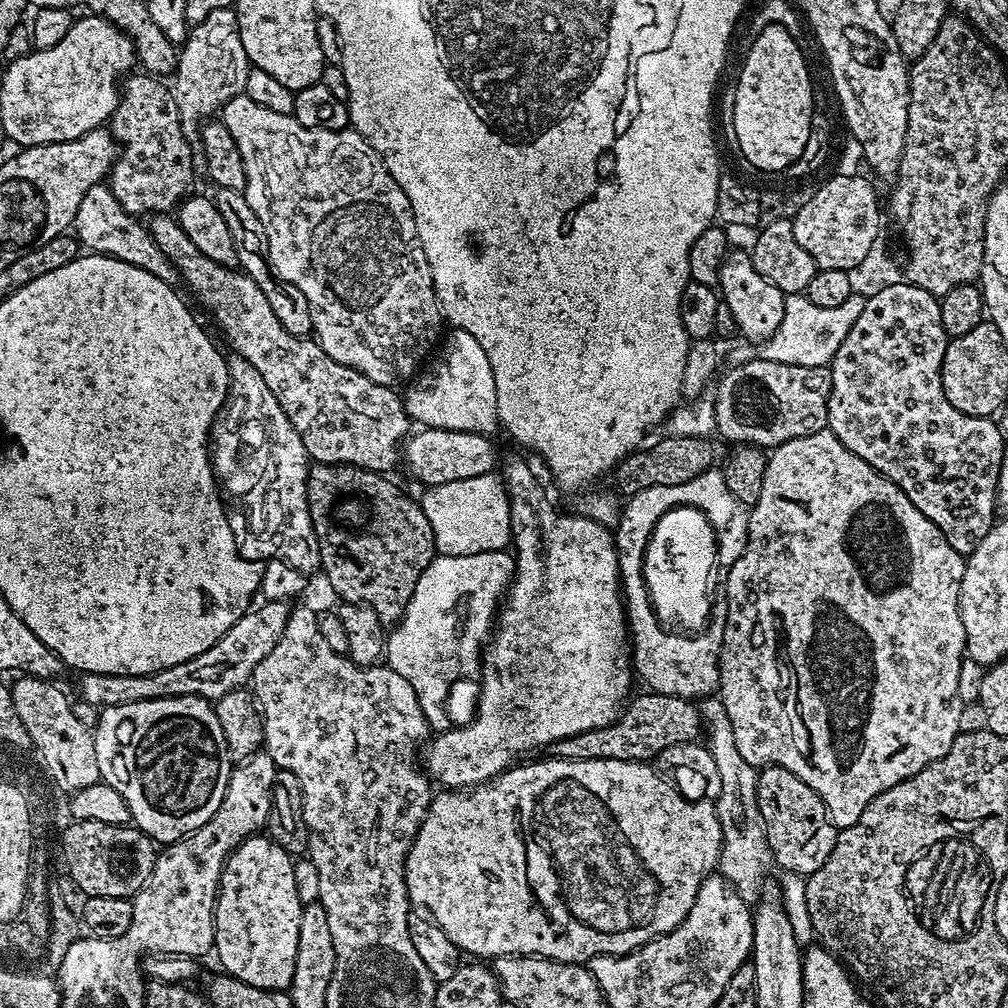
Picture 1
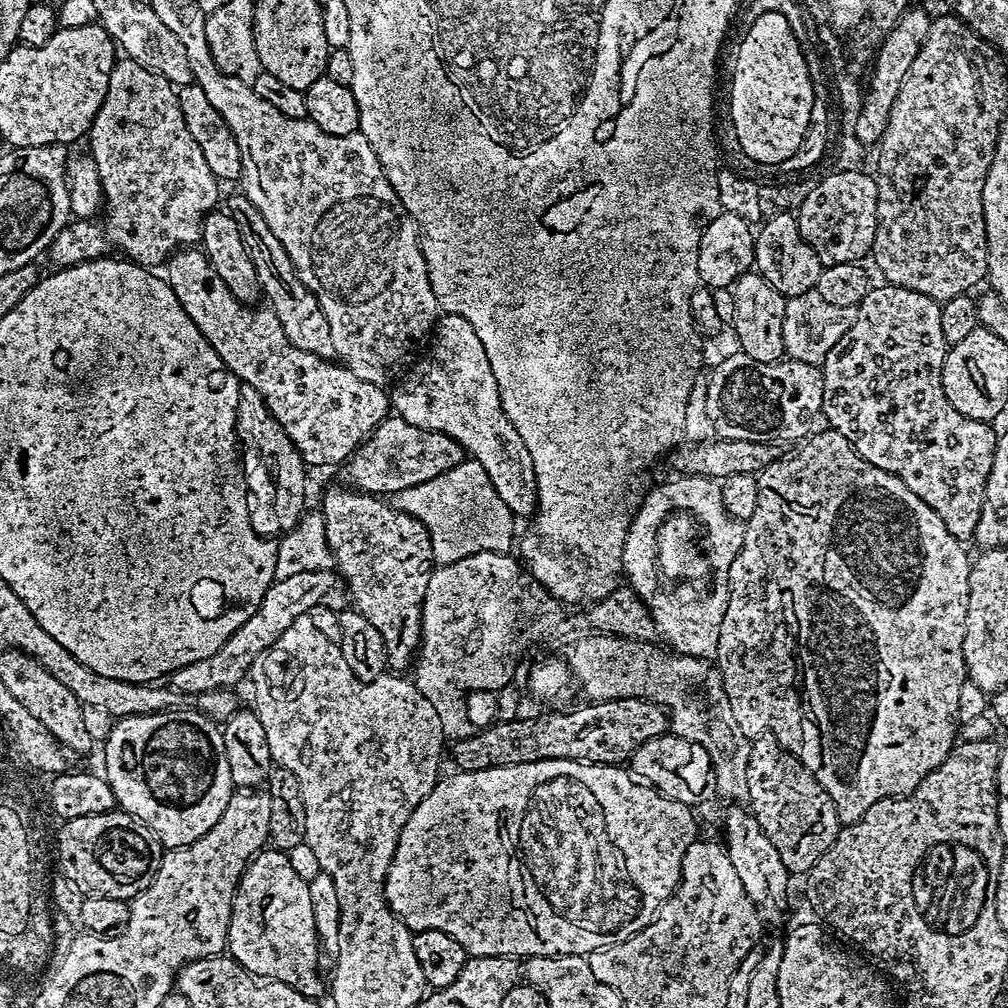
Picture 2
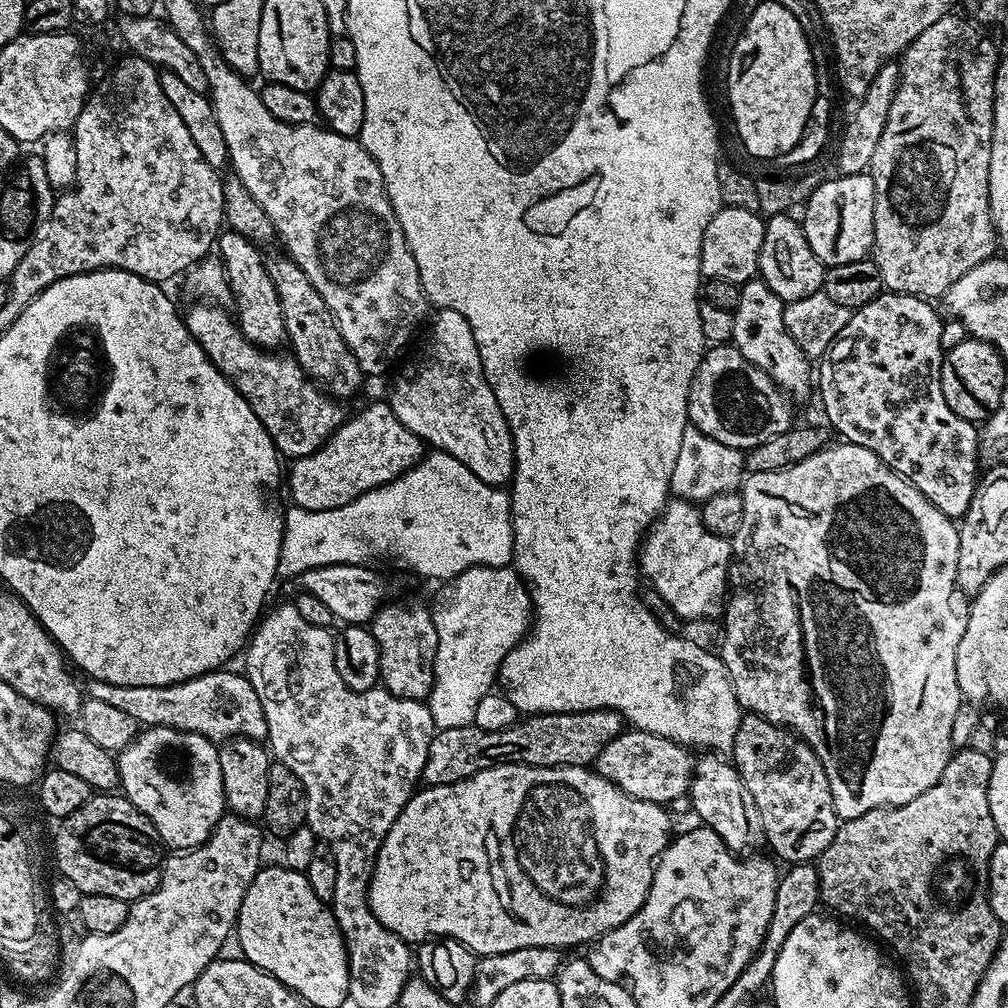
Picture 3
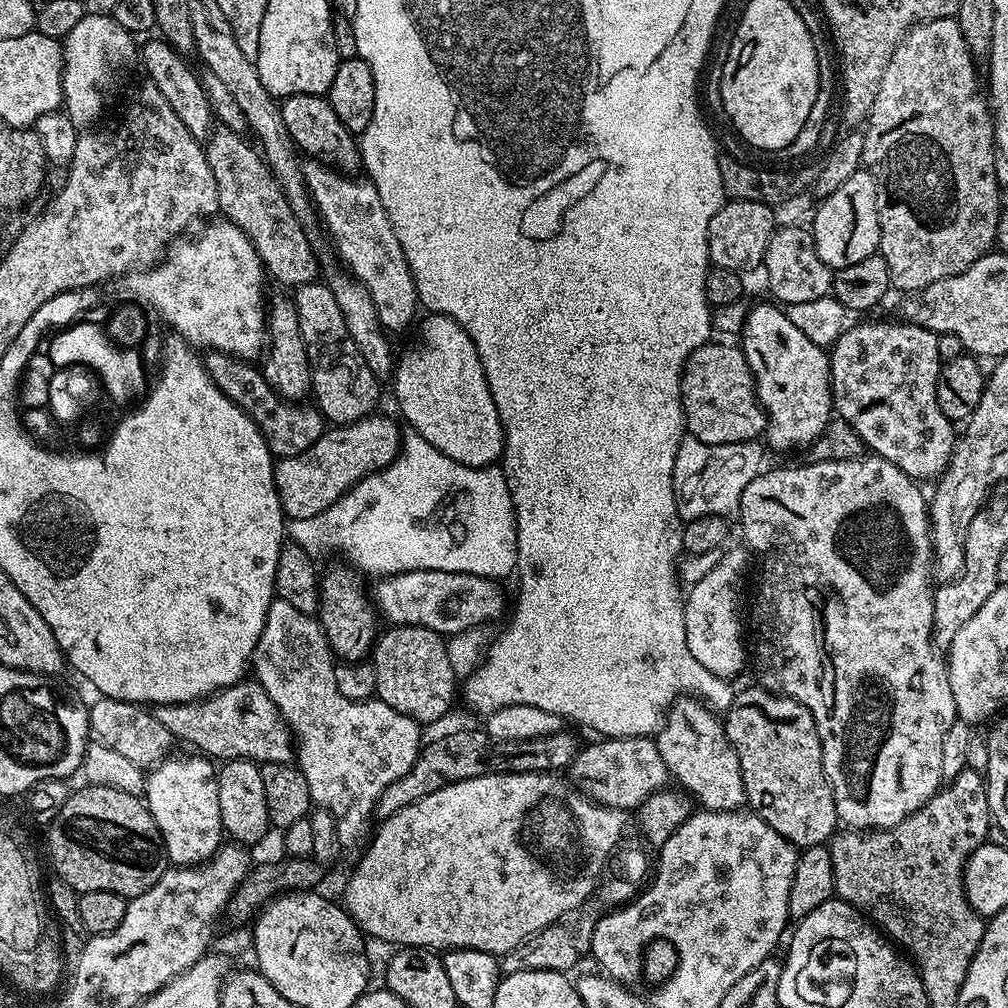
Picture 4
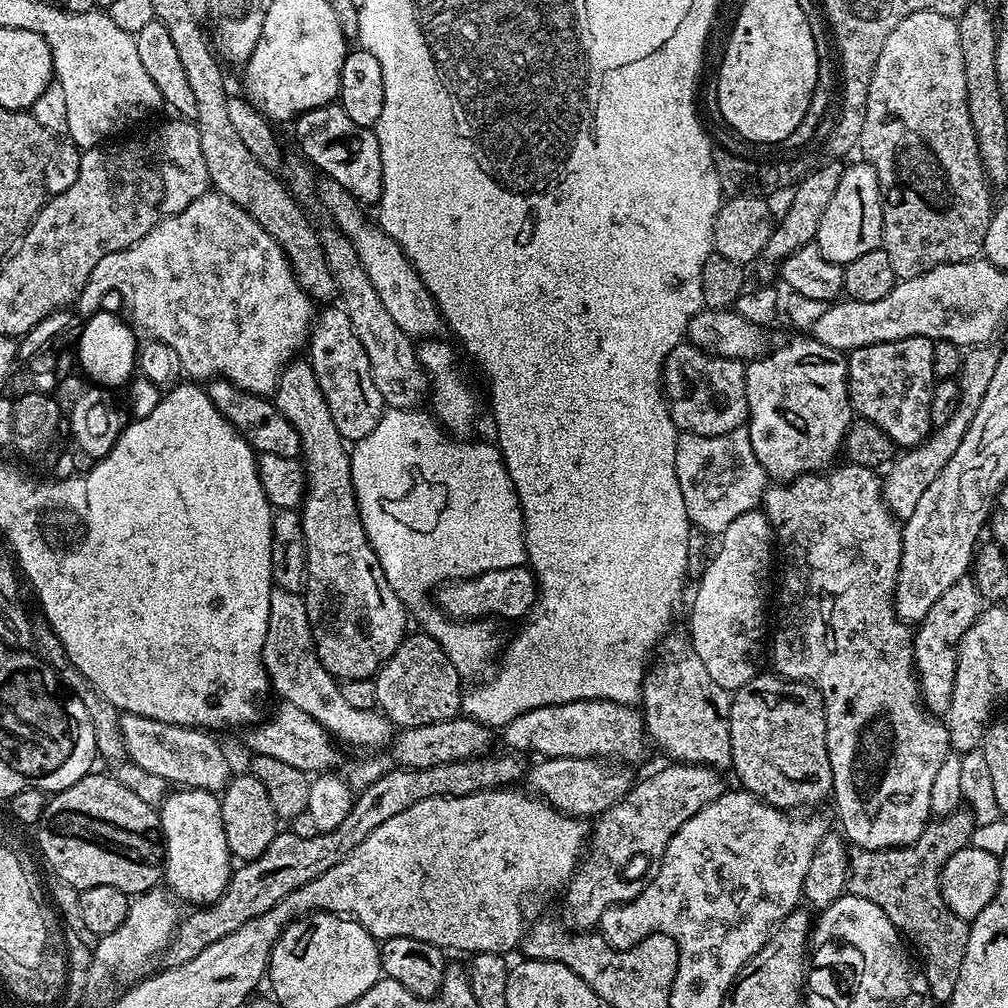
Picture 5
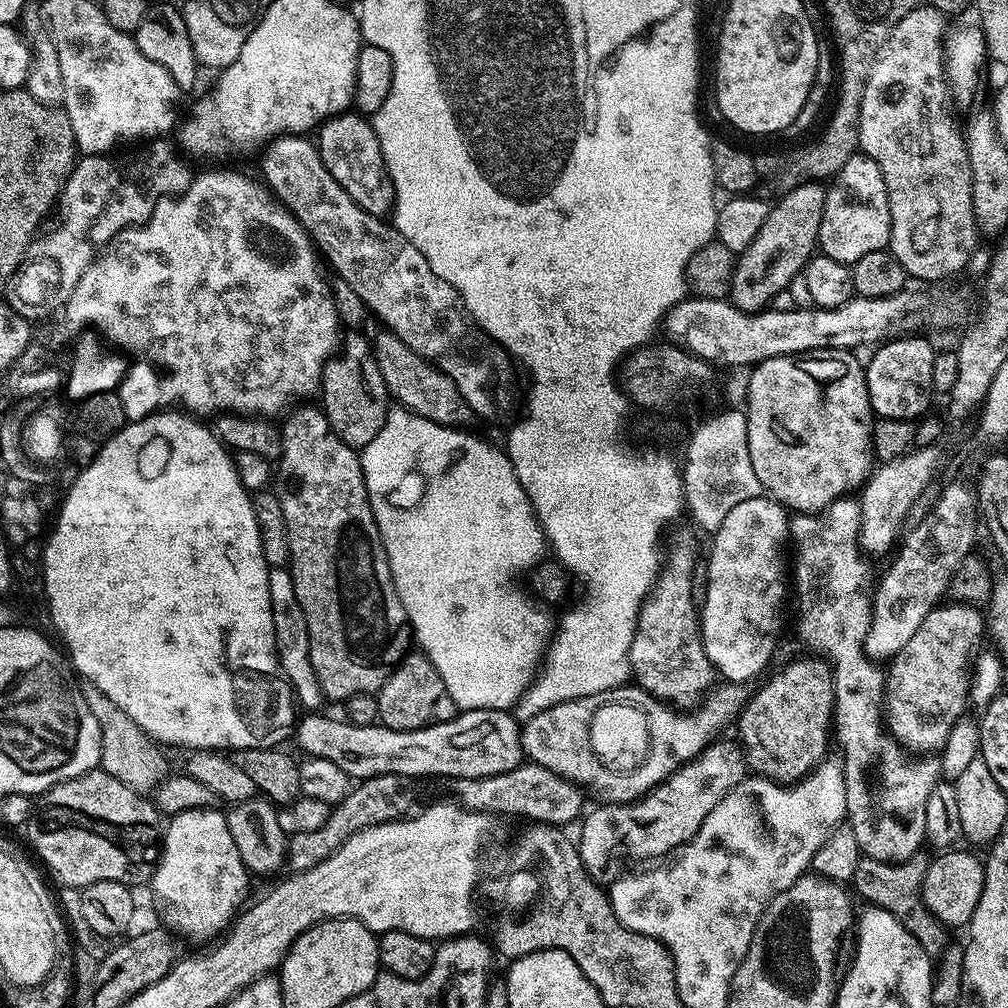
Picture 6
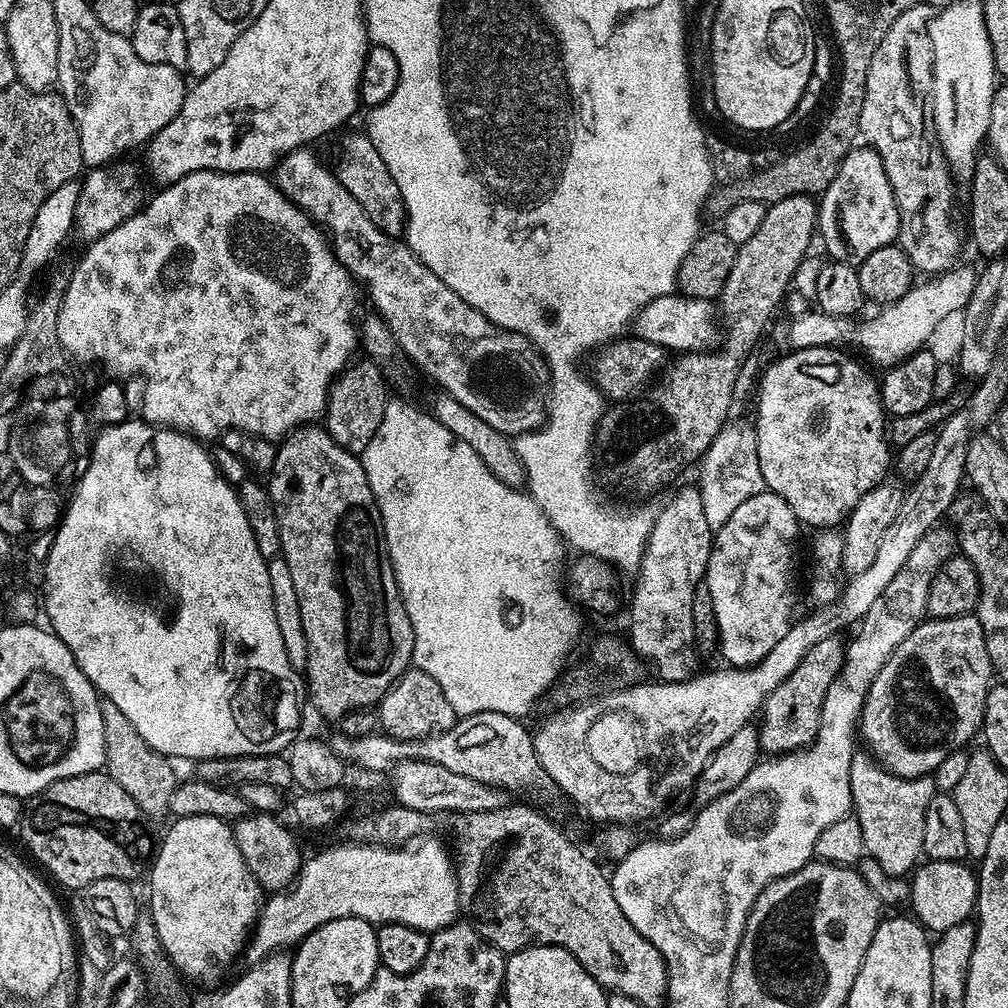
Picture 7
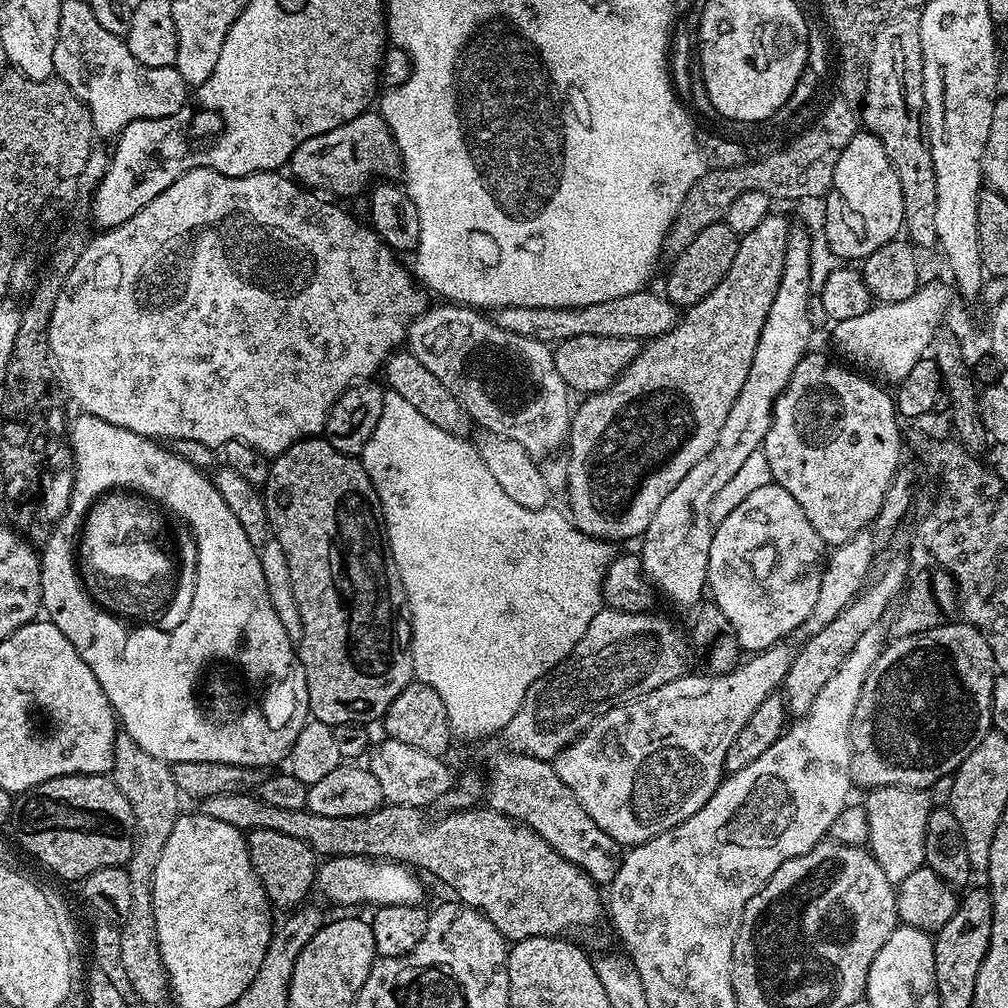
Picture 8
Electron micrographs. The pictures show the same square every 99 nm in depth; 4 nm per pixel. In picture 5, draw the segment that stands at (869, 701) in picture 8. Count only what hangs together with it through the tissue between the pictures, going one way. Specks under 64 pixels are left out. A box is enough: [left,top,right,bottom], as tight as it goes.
[912,578,982,714]

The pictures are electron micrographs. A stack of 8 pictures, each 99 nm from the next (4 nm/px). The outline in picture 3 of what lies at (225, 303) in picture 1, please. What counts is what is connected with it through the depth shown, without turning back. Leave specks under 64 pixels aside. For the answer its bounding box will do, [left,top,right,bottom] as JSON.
[183,302,346,458]

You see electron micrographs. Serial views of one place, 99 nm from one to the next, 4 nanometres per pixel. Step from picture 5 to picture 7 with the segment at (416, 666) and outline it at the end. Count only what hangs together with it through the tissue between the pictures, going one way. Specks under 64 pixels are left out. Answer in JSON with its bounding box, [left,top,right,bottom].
[378,666,458,740]

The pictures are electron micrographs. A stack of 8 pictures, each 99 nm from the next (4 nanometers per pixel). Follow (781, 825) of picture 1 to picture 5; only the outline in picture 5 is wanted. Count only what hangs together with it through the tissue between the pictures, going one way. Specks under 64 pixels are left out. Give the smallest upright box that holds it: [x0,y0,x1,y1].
[728,674,832,810]

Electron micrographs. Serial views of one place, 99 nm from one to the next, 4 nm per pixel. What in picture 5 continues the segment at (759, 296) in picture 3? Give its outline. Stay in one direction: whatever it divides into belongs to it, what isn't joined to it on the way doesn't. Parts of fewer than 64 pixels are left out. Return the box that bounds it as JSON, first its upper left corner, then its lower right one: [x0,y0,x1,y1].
[745,338,854,482]

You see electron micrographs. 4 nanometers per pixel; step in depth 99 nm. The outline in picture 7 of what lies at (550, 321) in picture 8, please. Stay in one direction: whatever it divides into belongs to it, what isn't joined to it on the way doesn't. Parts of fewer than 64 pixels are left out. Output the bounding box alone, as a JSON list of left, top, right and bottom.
[630,294,722,354]

